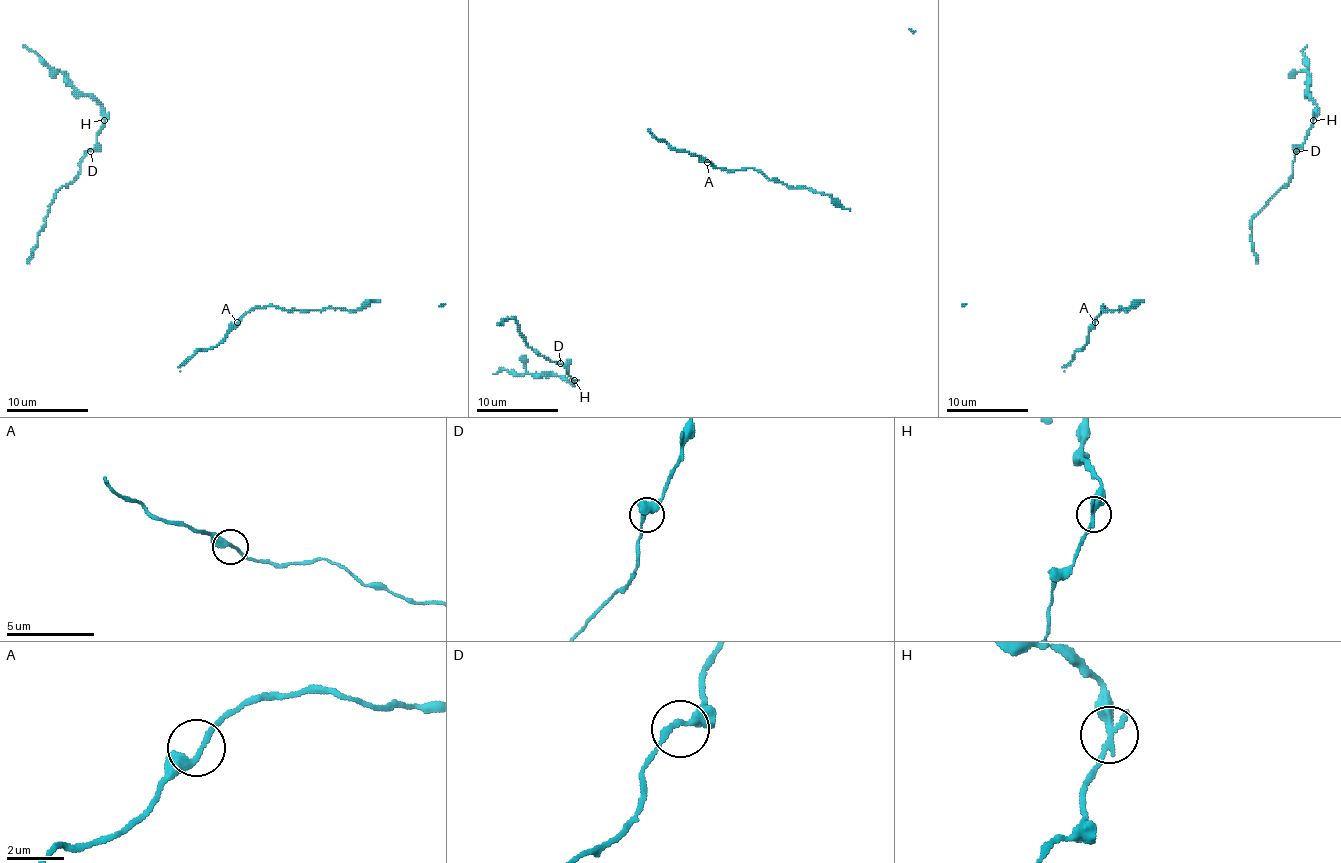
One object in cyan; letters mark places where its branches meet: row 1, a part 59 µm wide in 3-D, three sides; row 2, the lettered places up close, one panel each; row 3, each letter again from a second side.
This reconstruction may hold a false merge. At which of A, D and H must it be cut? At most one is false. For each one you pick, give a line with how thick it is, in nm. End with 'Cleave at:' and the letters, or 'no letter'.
H: 280 nm
Cleave at: H

